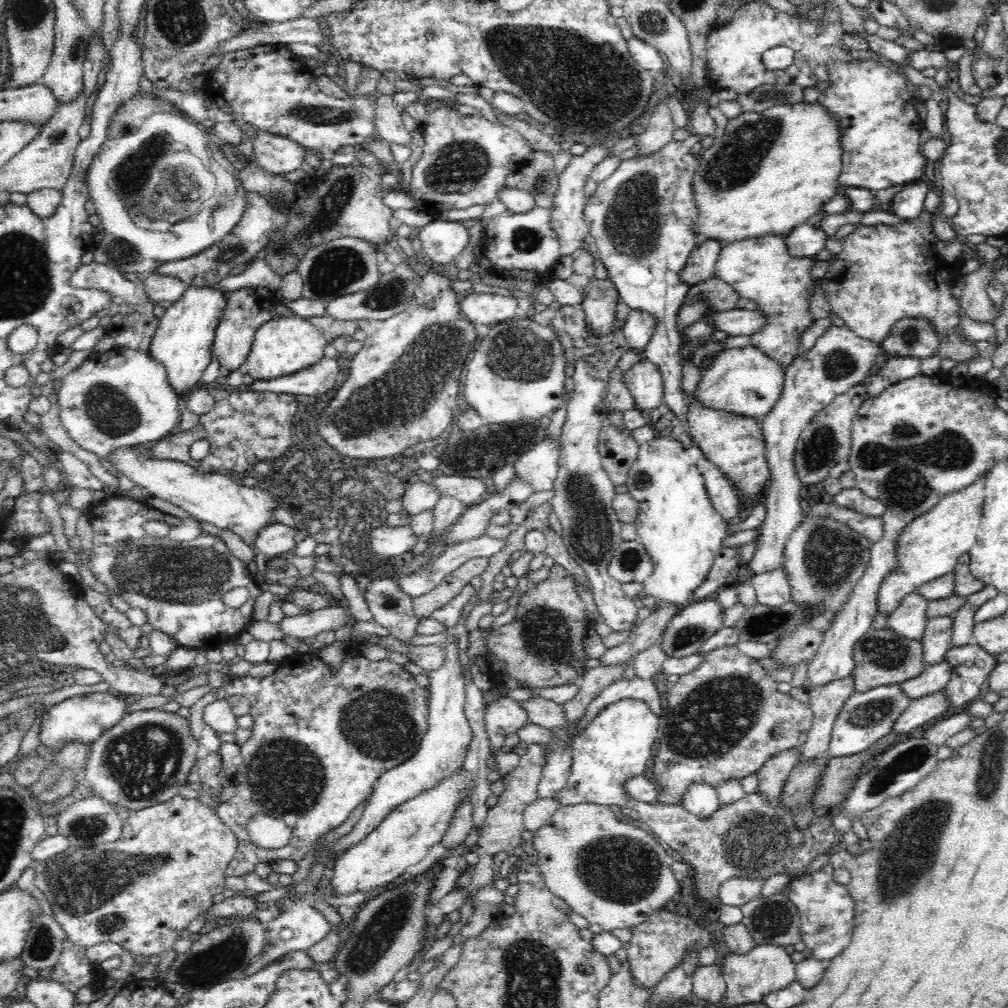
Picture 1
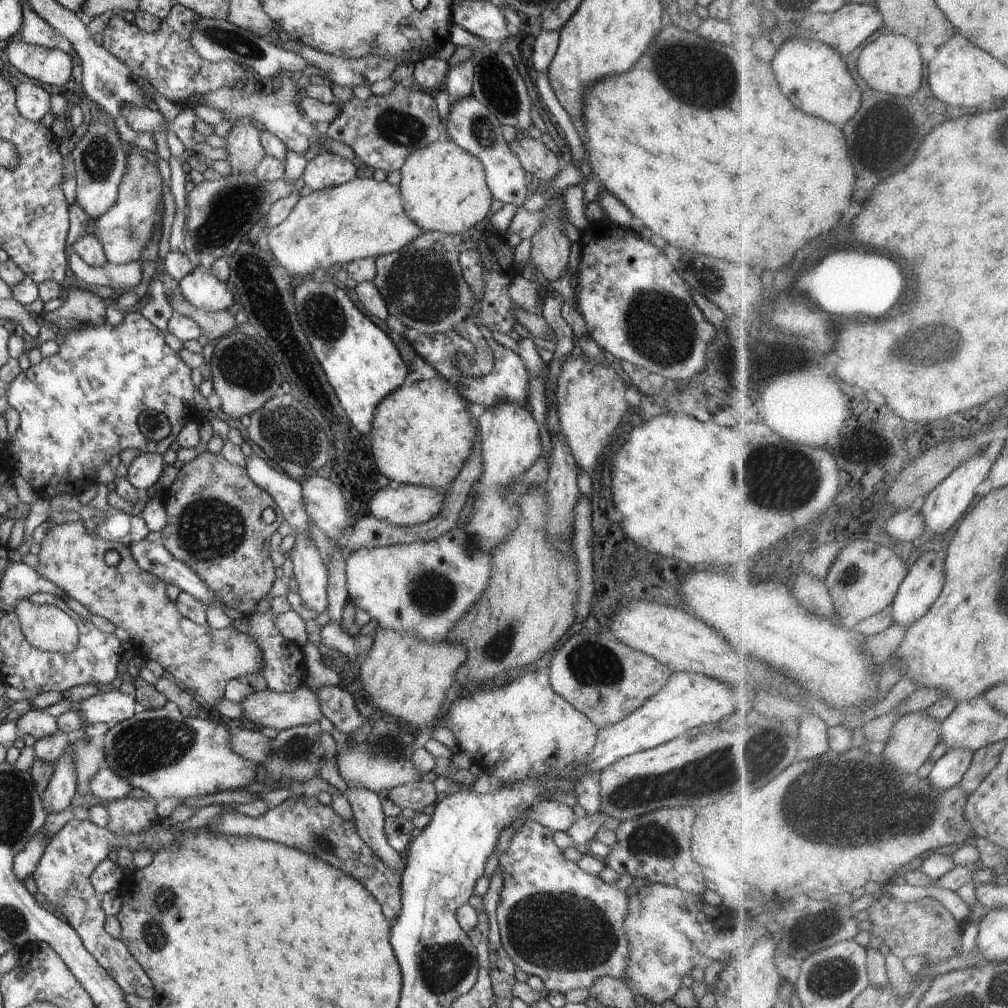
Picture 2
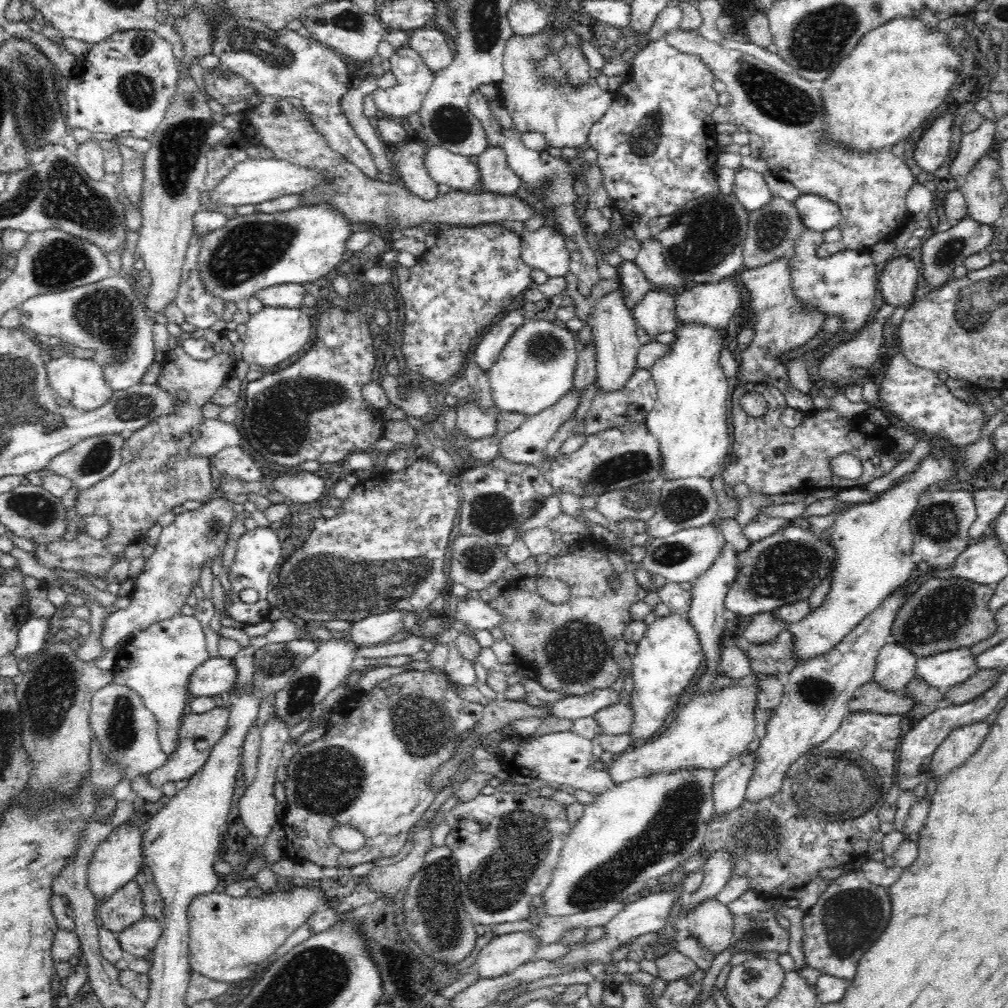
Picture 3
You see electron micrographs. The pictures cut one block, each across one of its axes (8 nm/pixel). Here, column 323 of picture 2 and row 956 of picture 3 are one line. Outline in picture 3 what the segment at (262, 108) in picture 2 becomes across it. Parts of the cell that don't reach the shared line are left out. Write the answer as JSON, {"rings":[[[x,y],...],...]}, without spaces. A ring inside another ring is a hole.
{"rings":[[[145,917],[118,933],[118,943],[128,958],[142,958],[151,954],[163,932],[162,921]]]}

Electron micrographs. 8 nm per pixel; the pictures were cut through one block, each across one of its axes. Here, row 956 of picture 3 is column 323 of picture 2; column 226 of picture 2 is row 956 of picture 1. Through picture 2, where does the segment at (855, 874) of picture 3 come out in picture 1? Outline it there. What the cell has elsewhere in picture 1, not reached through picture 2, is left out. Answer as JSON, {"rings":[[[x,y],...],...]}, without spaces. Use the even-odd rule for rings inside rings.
{"rings":[[[830,862],[815,872],[801,875],[789,882],[786,895],[799,911],[801,940],[816,960],[829,962],[851,944],[855,925],[855,901],[847,889],[834,879]]]}

